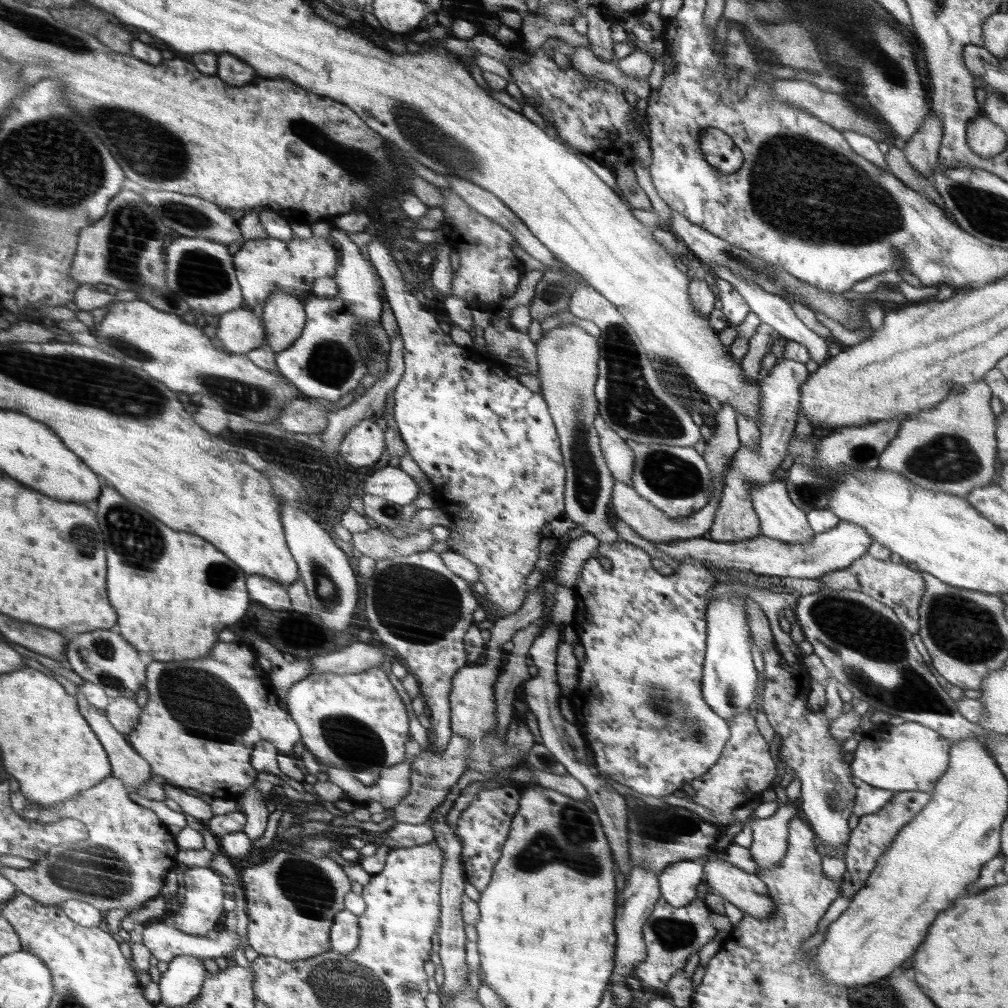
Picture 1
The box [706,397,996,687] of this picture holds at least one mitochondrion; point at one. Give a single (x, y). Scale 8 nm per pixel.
(948, 458)

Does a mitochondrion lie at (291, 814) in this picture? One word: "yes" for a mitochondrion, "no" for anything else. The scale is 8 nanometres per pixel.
no

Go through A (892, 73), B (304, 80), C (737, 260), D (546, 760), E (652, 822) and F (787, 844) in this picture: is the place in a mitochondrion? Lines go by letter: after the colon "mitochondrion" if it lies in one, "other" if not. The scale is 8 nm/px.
A: mitochondrion
B: other
C: mitochondrion
D: other
E: mitochondrion
F: other

